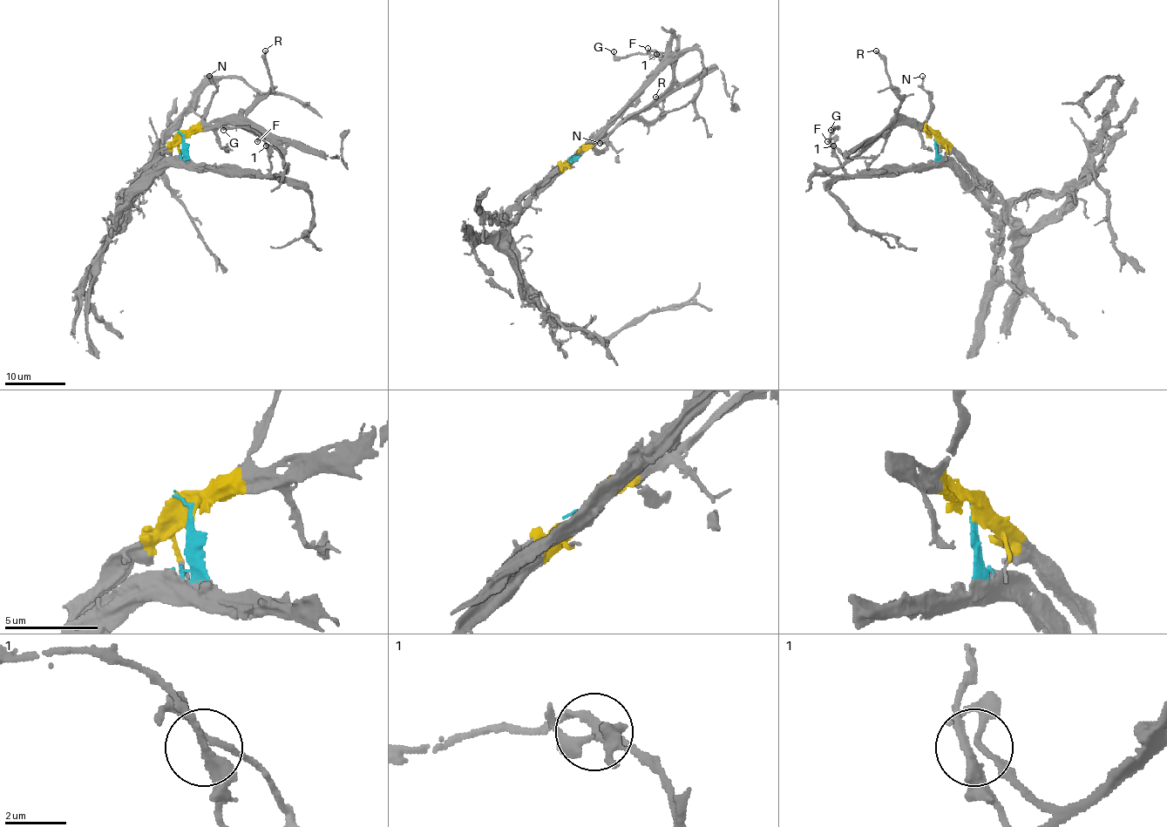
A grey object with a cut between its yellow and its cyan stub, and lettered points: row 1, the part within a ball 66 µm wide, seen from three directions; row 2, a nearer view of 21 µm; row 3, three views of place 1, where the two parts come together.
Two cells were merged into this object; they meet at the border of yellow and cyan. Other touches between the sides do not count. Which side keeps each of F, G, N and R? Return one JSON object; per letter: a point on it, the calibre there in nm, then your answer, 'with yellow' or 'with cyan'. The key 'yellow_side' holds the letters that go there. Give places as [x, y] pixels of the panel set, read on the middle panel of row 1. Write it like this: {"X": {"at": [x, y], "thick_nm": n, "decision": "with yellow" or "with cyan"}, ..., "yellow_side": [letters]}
{"F": {"at": [647, 48], "thick_nm": 160, "decision": "with yellow"}, "G": {"at": [614, 51], "thick_nm": 140, "decision": "with cyan"}, "N": {"at": [600, 143], "thick_nm": 110, "decision": "with yellow"}, "R": {"at": [655, 97], "thick_nm": 180, "decision": "with yellow"}, "yellow_side": ["F", "N", "R"]}

